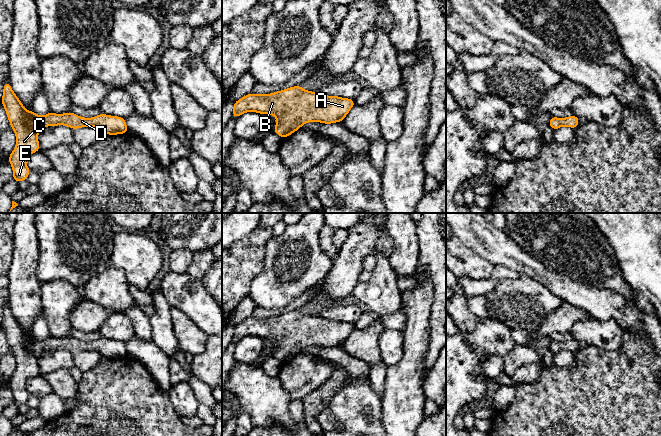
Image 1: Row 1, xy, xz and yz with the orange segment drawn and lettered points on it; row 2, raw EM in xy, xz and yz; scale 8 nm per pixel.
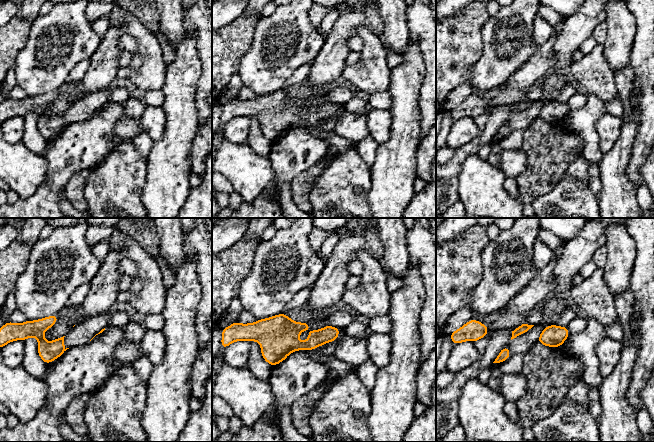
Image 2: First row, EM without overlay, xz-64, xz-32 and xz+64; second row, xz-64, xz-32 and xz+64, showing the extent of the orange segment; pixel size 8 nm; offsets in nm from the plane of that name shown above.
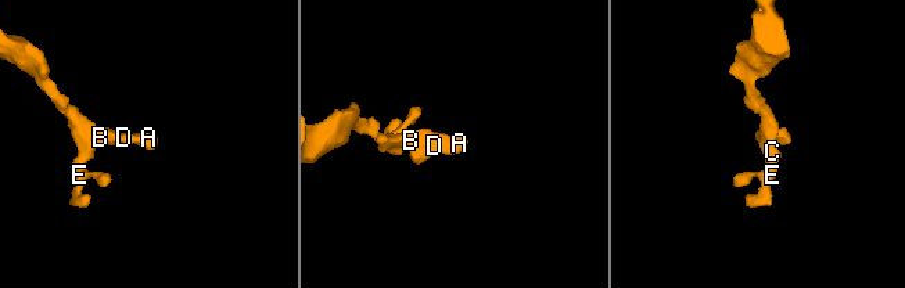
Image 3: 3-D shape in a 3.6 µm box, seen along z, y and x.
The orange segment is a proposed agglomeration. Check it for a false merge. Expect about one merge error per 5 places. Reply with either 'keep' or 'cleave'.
keep

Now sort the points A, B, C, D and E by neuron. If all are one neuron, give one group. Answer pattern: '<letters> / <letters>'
A B C D E

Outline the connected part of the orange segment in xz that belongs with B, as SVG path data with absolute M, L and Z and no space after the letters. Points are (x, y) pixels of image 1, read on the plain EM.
M293 310L266 319L250 317L234 326L232 340L237 342L245 336L273 339L277 342L274 356L284 363L307 346L321 346L325 348L341 346L354 329L353 323L326 320L321 316L306 315L301 310Z

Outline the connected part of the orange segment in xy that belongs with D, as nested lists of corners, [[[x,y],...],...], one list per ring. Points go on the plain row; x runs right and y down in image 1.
[[[8,305],[3,312],[1,327],[17,362],[16,370],[8,381],[13,393],[13,403],[17,407],[26,404],[31,396],[26,389],[26,382],[28,379],[40,375],[38,357],[43,351],[64,349],[74,354],[97,350],[108,359],[129,356],[124,342],[102,337],[93,342],[84,342],[72,336],[61,339],[49,336],[45,340],[38,340],[32,333],[28,336],[13,316]]]

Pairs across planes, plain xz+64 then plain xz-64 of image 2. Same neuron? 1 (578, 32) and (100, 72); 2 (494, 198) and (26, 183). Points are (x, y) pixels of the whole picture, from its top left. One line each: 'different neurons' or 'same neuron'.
1: same neuron
2: same neuron

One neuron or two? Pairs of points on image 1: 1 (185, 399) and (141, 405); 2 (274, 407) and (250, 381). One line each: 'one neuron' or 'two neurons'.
1: two neurons
2: one neuron

